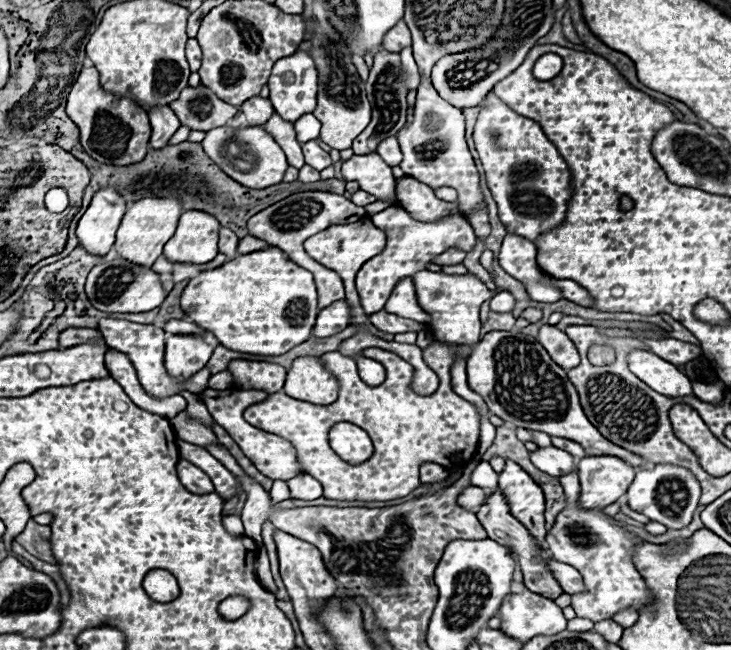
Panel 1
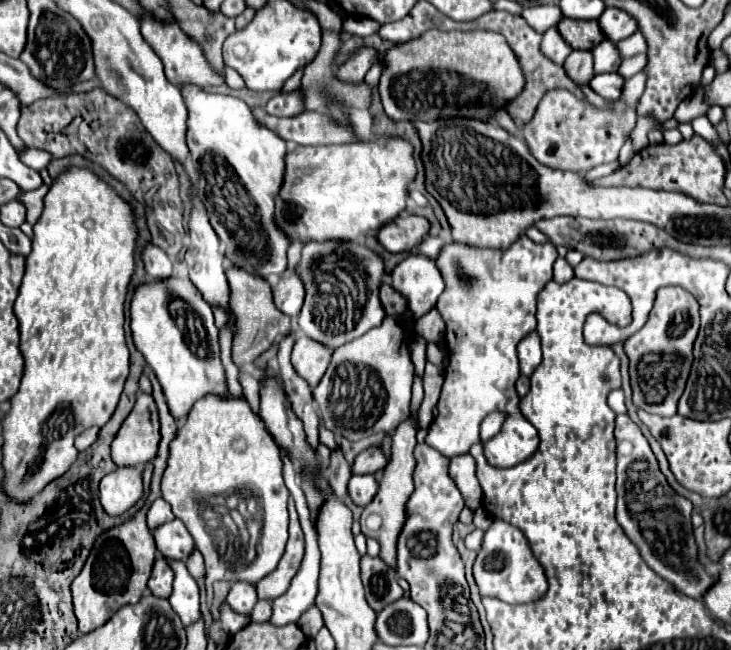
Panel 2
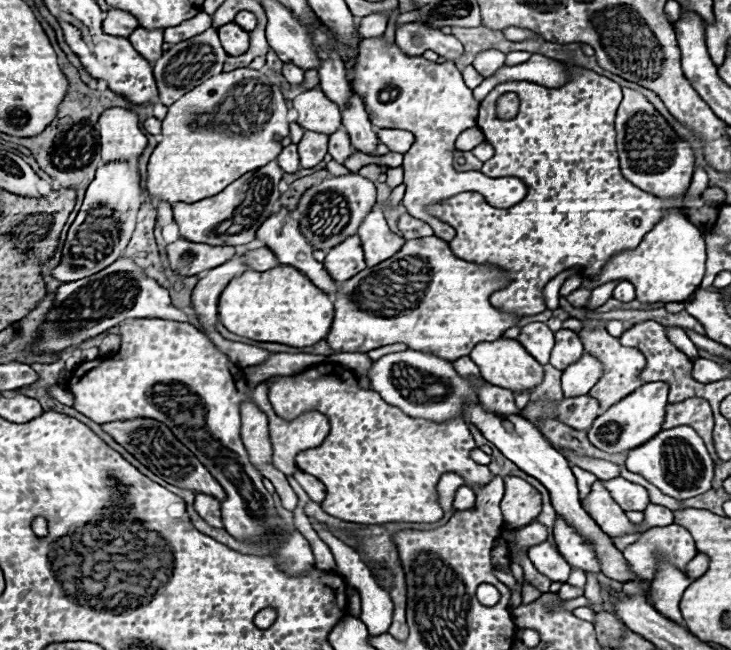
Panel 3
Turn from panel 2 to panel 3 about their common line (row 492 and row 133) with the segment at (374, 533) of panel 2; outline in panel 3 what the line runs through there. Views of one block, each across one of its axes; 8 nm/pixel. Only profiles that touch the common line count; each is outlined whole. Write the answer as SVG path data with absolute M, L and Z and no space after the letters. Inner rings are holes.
M380 128L378 130L378 140L390 148L390 152L400 152L404 154L412 142L414 136L408 130L390 130L390 128Z

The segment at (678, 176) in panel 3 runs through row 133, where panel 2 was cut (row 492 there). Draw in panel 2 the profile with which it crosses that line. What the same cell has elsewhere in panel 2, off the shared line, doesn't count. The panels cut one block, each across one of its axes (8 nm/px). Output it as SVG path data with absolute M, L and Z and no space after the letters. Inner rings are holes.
M616 416L616 520L628 538L640 548L646 564L662 578L672 582L682 594L702 600L714 578L698 562L696 542L692 536L692 504L678 496L662 476L658 462L640 428L626 416Z

